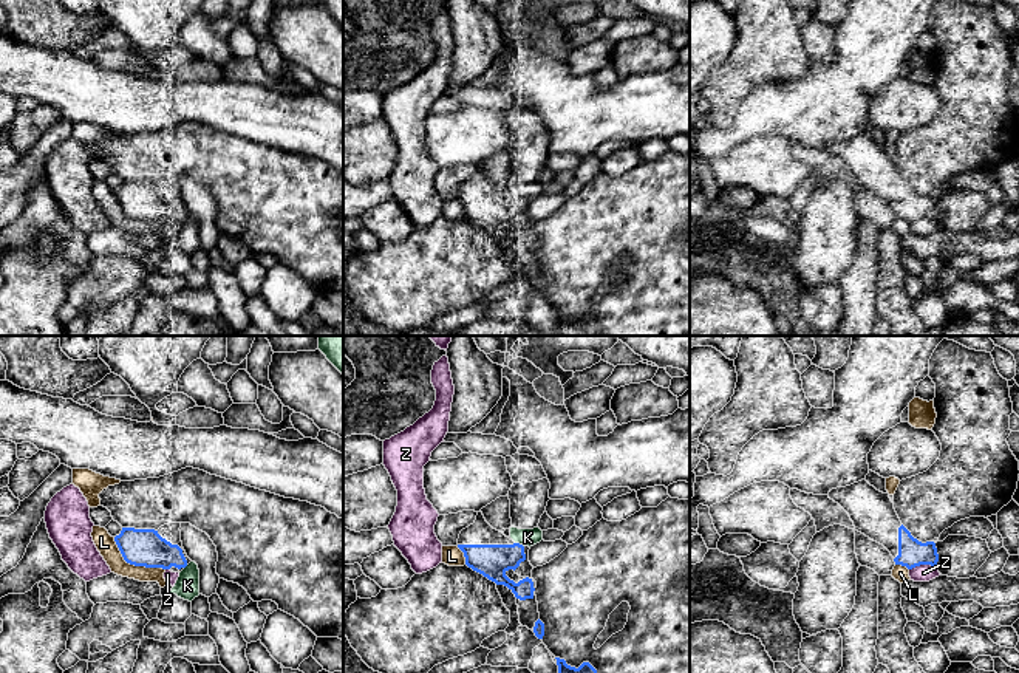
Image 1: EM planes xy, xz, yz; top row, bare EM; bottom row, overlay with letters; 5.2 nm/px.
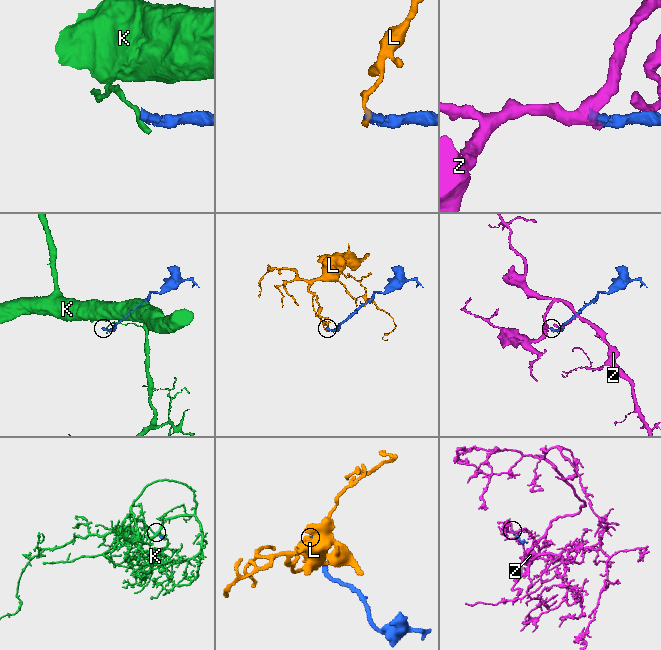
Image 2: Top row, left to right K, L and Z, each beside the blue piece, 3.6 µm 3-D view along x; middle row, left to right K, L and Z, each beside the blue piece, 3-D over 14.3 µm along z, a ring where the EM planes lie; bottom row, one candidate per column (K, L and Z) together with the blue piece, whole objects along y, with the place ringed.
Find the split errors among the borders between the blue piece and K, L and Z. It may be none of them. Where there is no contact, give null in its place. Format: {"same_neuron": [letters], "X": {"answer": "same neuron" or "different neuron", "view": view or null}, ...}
{"same_neuron": [], "K": {"answer": "different neuron", "view": "xz"}, "L": {"answer": "different neuron", "view": "xy"}, "Z": {"answer": "different neuron", "view": "yz"}}

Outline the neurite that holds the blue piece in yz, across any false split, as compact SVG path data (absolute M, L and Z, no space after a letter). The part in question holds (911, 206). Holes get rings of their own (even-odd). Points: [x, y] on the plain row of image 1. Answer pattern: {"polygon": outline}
{"polygon": "M866 132L846 141L832 142L827 149L849 167L855 184L891 206L895 218L908 223L920 218L937 220L936 196L922 196L914 192L901 178L889 147L877 144Z"}

